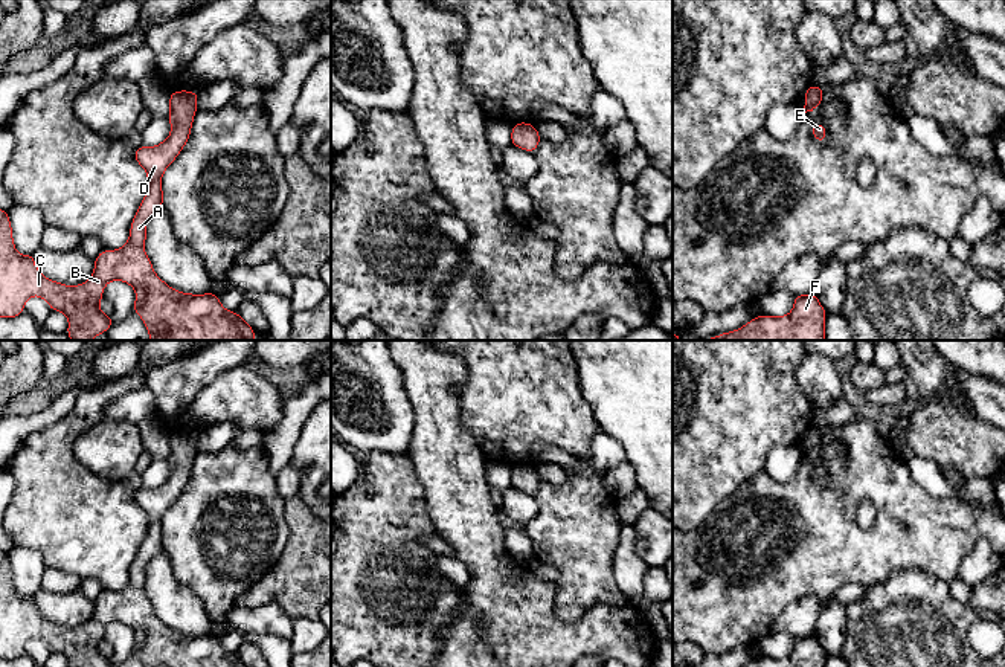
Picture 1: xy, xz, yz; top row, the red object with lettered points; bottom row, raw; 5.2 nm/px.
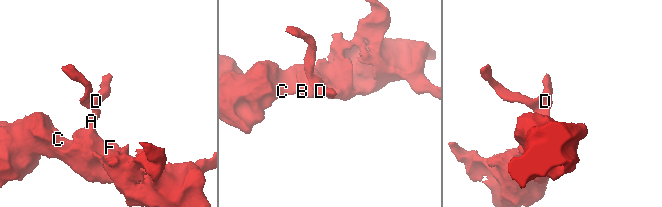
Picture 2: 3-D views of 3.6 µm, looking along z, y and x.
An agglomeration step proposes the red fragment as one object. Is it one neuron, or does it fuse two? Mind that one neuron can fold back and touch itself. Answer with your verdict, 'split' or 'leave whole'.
leave whole

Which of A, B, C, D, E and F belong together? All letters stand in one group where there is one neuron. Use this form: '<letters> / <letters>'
A B C D E F

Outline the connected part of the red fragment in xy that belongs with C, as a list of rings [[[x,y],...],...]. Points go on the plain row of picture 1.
[[[189,432],[171,433],[169,455],[166,458],[171,464],[171,476],[159,487],[136,490],[134,501],[148,517],[146,536],[131,563],[128,583],[116,592],[104,591],[93,601],[95,611],[88,623],[79,627],[66,627],[46,620],[37,611],[34,595],[20,597],[17,594],[9,556],[6,551],[0,551],[0,659],[12,661],[23,656],[26,643],[32,638],[40,638],[49,646],[52,653],[64,655],[69,667],[113,667],[111,656],[104,656],[99,644],[104,638],[104,629],[110,623],[122,623],[134,630],[136,643],[131,655],[137,655],[145,667],[249,667],[238,653],[226,652],[214,633],[194,636],[169,629],[157,618],[145,595],[146,565],[163,549],[162,519],[189,482],[194,458],[198,452],[198,435]]]

